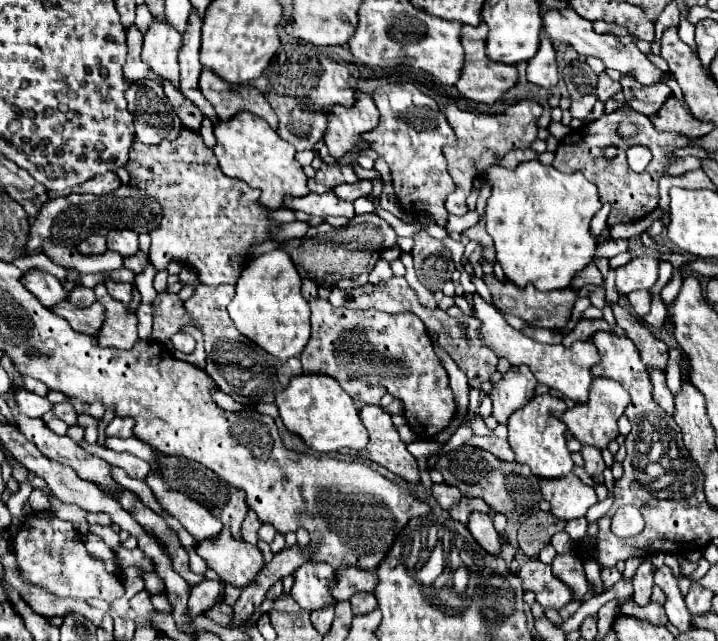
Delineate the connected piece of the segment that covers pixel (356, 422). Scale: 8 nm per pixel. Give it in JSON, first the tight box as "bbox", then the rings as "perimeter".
{"bbox":[275,374,367,452],"perimeter":[[[301,374],[291,378],[291,384],[279,392],[275,400],[285,428],[299,434],[305,444],[317,452],[335,452],[339,448],[361,450],[367,444],[367,430],[359,418],[359,412],[341,388],[341,384],[327,374]]]}

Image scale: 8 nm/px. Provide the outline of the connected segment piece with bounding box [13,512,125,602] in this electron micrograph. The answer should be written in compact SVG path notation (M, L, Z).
M35 512L27 516L27 520L17 532L17 538L13 540L13 552L17 556L21 578L25 582L43 586L45 590L57 596L67 596L77 600L101 598L113 602L125 594L123 582L115 574L105 572L103 564L89 556L73 524L57 518L51 512Z

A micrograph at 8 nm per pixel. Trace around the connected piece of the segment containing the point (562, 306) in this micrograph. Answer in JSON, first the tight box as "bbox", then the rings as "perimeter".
{"bbox":[483,262,603,328],"perimeter":[[[593,262],[593,264],[587,264],[587,268],[579,270],[579,274],[575,274],[571,286],[561,288],[561,290],[555,290],[555,292],[537,292],[535,288],[531,288],[531,294],[525,294],[525,292],[519,290],[515,284],[511,284],[509,280],[499,280],[495,274],[485,274],[483,280],[485,280],[485,284],[489,286],[489,290],[491,290],[491,294],[493,294],[493,304],[495,304],[503,314],[519,316],[519,318],[523,318],[525,322],[529,322],[531,326],[539,324],[541,328],[565,328],[565,326],[567,326],[567,320],[569,320],[569,316],[571,316],[571,310],[573,310],[575,292],[577,292],[579,288],[583,288],[585,284],[601,286],[601,282],[603,282],[601,272],[597,270],[595,262]]]}

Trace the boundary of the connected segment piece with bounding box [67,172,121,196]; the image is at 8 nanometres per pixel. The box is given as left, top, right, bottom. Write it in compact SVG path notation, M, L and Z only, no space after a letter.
M105 172L105 174L99 174L99 176L93 176L91 180L75 186L75 188L69 188L67 192L79 192L79 194L109 194L113 190L117 190L121 186L119 178L115 172Z

